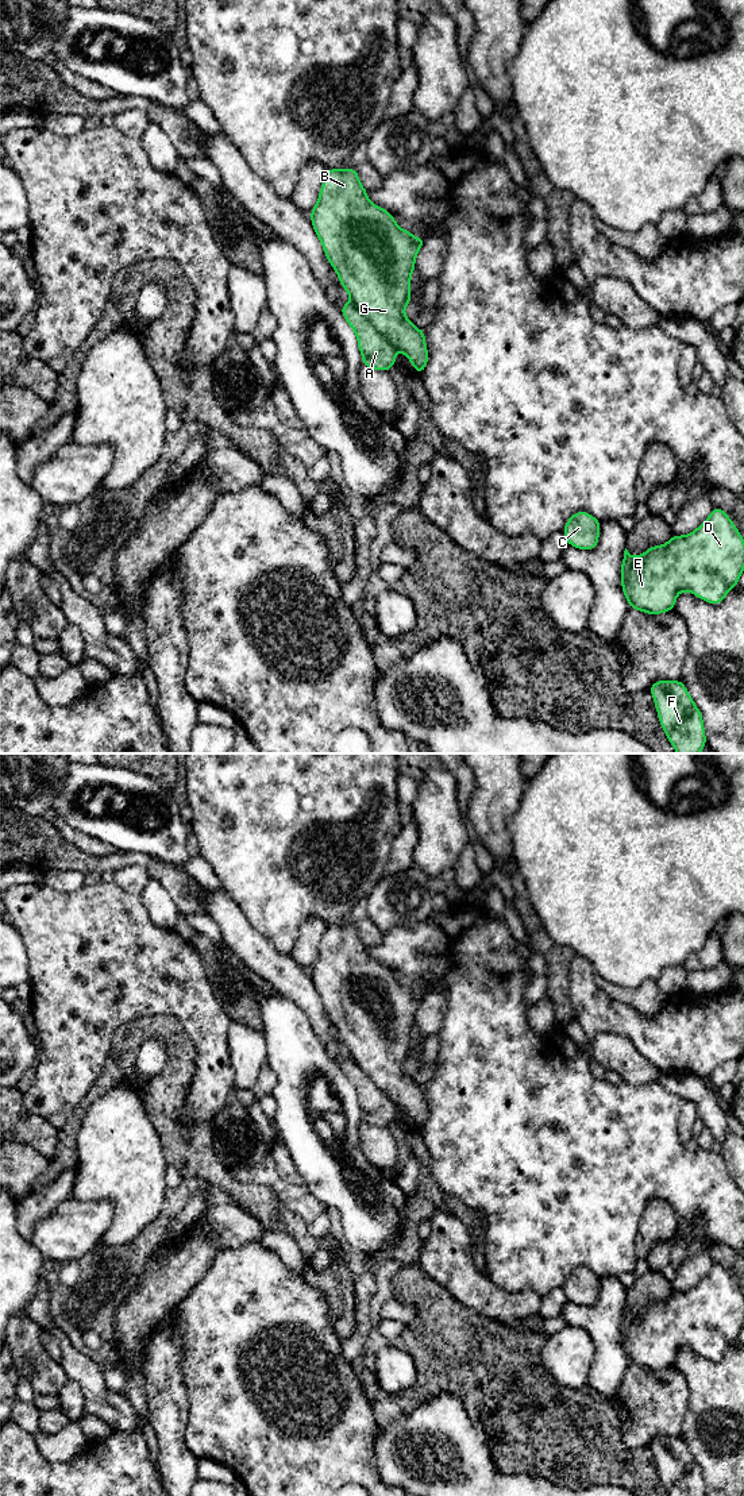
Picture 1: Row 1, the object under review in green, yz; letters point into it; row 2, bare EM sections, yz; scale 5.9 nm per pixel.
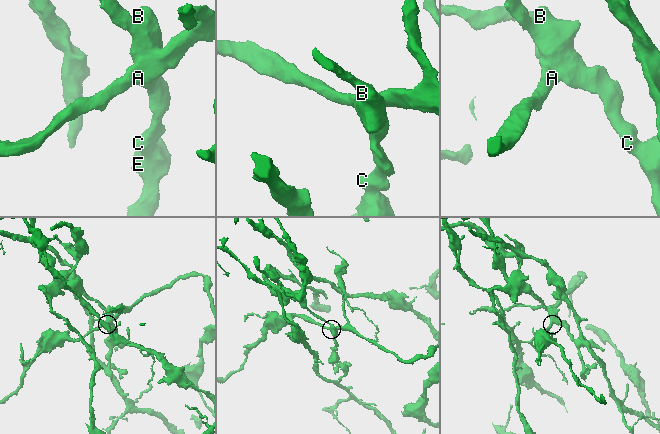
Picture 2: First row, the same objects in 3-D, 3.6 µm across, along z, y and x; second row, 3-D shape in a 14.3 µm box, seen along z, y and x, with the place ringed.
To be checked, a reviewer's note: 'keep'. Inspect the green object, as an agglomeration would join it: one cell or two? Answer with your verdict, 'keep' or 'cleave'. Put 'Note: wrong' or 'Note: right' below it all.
keep
Note: right

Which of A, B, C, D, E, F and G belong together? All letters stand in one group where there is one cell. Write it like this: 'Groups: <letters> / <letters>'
Groups: A B C D E F G

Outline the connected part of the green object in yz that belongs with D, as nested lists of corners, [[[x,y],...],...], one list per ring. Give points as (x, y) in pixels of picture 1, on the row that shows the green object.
[[[713,506],[710,516],[685,536],[672,533],[663,545],[652,545],[644,554],[632,556],[625,548],[621,563],[621,587],[627,602],[635,610],[652,616],[671,612],[681,591],[718,605],[737,586],[744,571],[744,539],[729,516]]]

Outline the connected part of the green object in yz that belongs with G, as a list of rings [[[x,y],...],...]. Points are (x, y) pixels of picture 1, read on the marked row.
[[[336,166],[327,171],[319,200],[311,209],[311,223],[340,285],[351,297],[350,302],[340,305],[340,311],[356,333],[363,366],[389,371],[396,365],[396,351],[400,350],[415,371],[423,373],[429,359],[425,329],[417,329],[404,313],[413,300],[410,277],[416,255],[427,239],[415,238],[410,231],[400,228],[389,211],[369,200],[356,167],[344,170]]]

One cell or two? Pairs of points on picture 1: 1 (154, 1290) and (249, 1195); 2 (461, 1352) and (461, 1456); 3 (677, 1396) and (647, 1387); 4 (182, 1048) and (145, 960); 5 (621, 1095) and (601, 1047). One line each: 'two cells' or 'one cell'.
1: two cells
2: two cells
3: one cell
4: two cells
5: two cells

